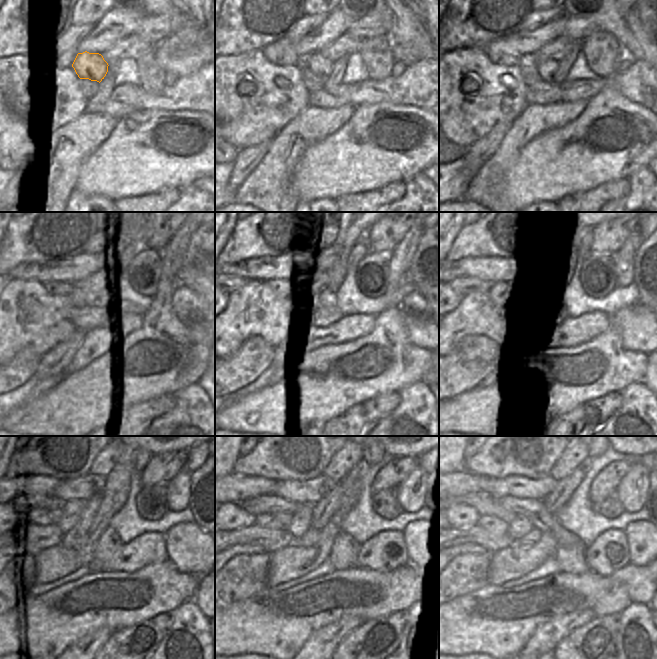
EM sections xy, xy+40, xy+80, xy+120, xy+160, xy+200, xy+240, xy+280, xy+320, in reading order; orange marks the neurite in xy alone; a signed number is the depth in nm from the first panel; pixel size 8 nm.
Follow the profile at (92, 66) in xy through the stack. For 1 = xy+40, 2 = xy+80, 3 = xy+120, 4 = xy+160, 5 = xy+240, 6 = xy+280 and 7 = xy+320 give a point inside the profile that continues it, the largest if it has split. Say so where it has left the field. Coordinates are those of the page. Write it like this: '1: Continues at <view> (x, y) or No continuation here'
1: Continues at xy+40 (322, 67)
2: Continues at xy+80 (546, 68)
3: Continues at xy+120 (103, 299)
4: Continues at xy+160 (329, 313)
5: Continues at xy+240 (109, 548)
6: Continues at xy+280 (344, 554)
7: Continues at xy+320 (570, 559).

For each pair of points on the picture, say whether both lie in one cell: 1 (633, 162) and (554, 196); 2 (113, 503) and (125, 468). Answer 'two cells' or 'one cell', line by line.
1: one cell
2: one cell

